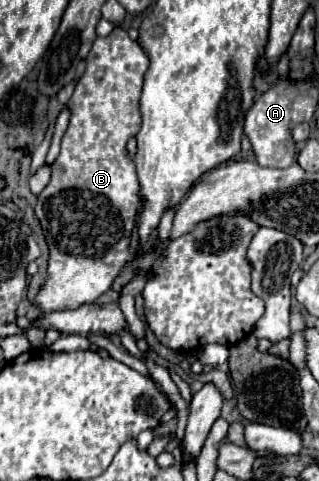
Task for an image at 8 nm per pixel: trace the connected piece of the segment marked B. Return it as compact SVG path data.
M115 28L109 36L95 38L87 56L87 70L77 82L75 92L67 104L71 108L69 128L63 134L61 152L53 162L51 180L39 194L35 206L35 216L41 222L49 246L47 278L35 294L35 304L45 314L57 310L75 310L81 304L95 302L111 288L121 266L131 258L129 244L133 238L135 214L139 206L139 180L133 168L133 160L127 158L125 144L141 128L139 96L147 68L147 52L135 40L131 40L123 28Z

